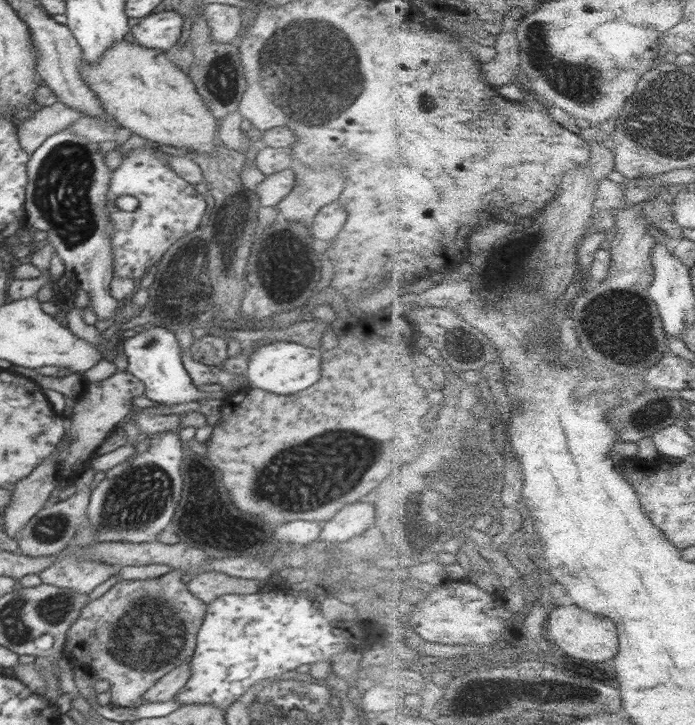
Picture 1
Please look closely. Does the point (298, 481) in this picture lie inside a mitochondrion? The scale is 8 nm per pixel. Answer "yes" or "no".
yes

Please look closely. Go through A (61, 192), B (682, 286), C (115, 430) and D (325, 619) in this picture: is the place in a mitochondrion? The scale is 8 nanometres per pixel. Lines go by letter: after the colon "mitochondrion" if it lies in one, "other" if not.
A: mitochondrion
B: other
C: other
D: other

